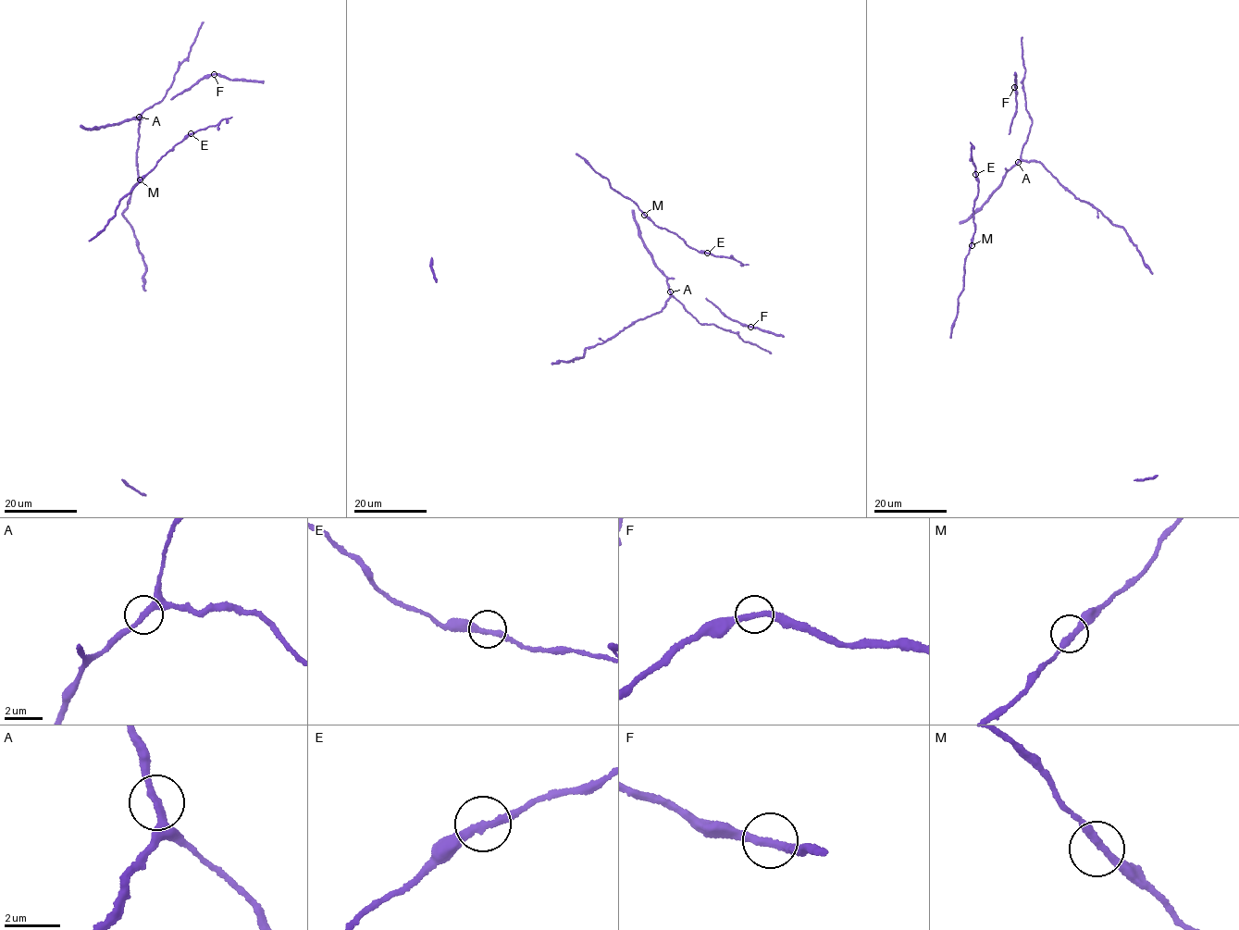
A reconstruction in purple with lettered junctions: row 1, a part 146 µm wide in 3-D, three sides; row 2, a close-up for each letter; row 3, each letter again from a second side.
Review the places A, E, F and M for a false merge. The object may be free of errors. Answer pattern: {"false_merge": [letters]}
{"false_merge": []}

